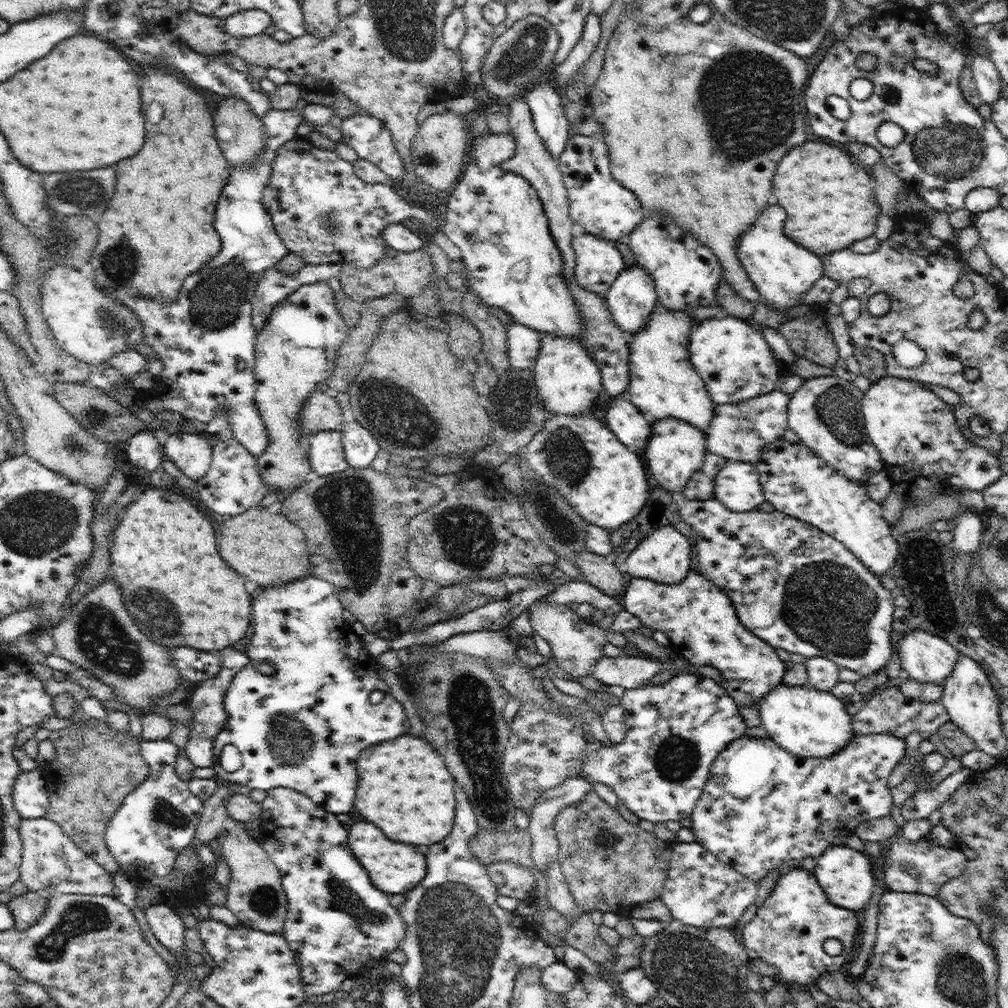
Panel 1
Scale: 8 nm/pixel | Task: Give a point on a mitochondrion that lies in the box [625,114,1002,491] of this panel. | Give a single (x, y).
(948, 152)

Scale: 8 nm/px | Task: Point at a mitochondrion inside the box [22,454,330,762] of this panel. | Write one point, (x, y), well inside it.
(109, 642)

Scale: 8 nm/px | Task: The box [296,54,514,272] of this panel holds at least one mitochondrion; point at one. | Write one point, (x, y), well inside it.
(328, 222)

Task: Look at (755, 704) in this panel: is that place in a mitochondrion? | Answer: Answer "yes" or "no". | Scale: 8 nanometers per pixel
no

